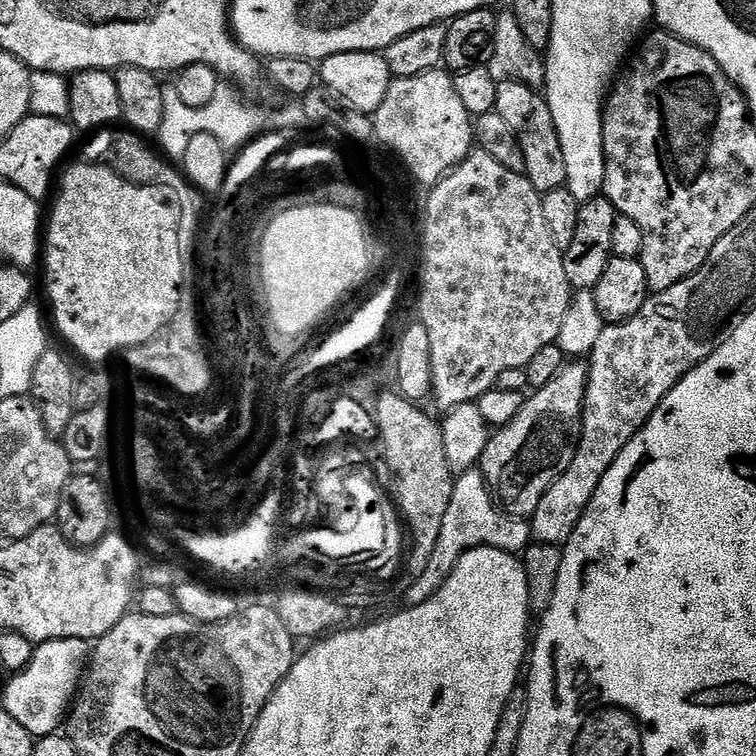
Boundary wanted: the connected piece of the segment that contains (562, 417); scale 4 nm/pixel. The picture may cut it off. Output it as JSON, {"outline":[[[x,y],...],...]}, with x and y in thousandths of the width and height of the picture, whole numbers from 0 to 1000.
{"outline":[[[747,480],[743,488],[722,511],[708,515],[694,528],[690,542],[685,542],[685,553],[675,558],[668,566],[652,570],[646,583],[646,594],[634,611],[646,644],[651,648],[657,667],[684,685],[702,685],[706,675],[712,675],[712,664],[717,664],[717,653],[733,643],[733,638],[759,611],[759,601],[767,589],[772,573],[772,528],[778,515],[778,481]]]}

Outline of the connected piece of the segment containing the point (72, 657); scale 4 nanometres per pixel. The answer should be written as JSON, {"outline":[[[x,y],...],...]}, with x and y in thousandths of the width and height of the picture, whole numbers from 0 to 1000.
{"outline":[[[103,844],[60,847],[48,852],[48,864],[33,884],[20,890],[5,910],[3,935],[44,974],[52,976],[81,967],[87,948],[101,925],[106,901],[111,897],[119,872],[118,848]]]}

